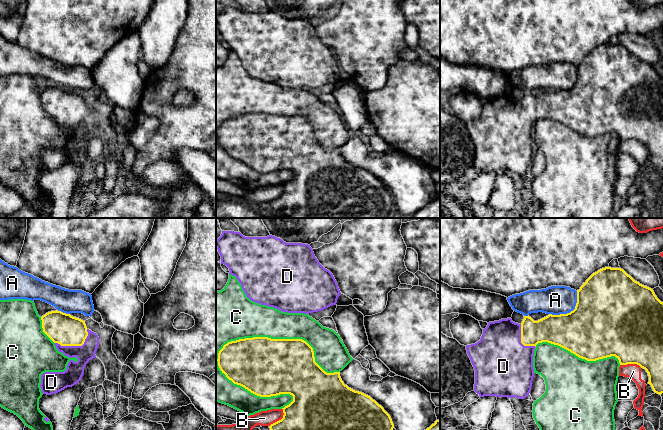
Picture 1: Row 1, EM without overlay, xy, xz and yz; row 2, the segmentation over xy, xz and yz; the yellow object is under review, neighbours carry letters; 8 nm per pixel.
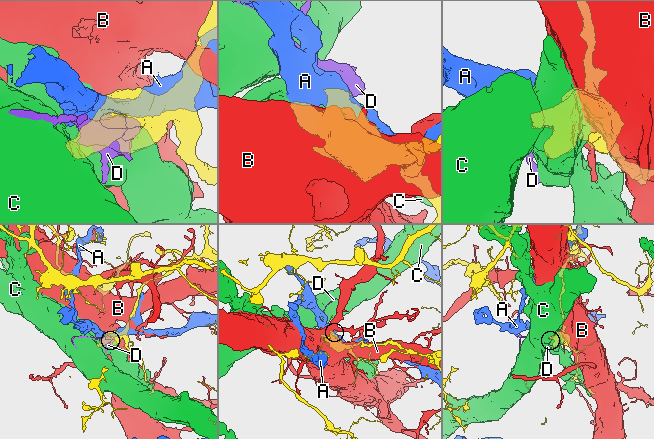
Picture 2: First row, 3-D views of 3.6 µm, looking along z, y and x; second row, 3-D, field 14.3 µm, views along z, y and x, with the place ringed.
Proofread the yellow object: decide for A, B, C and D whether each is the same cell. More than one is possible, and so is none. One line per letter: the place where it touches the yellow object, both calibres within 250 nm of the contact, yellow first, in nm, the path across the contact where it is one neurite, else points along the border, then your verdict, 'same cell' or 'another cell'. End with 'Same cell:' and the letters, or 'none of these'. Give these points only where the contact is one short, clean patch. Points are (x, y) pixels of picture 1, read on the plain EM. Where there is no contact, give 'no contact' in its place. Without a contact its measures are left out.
A: contact yz (571, 87); calibres 480 and 240 nm; another cell
B: contact xz (281, 195); calibres 480 and 130 nm; another cell
C: contact xz (280, 115); calibres 460 and 260 nm; another cell
D: contact xy (76, 121); calibres 260 and 140 nm; same cell
Same cell: D

